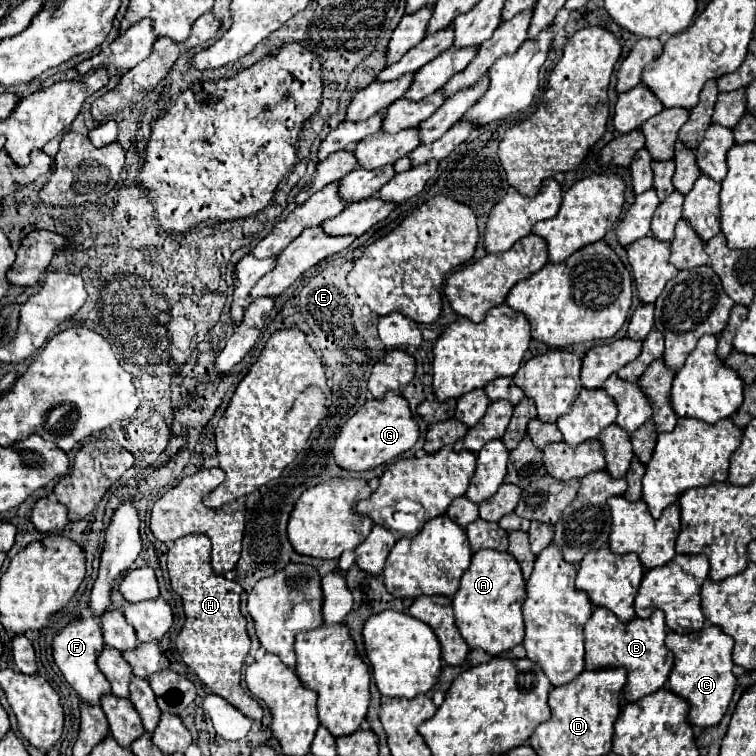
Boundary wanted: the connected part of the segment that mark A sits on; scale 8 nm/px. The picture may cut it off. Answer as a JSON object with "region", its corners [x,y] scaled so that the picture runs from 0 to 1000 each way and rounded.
{"region":[[[631,730],[610,765],[607,783],[599,788],[602,828],[623,860],[636,857],[647,868],[660,868],[692,849],[692,794],[694,767],[689,751],[684,751],[684,741],[671,730]]]}

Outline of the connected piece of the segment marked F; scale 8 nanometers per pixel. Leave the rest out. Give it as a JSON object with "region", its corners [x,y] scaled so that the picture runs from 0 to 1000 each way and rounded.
{"region":[[[126,817],[97,820],[86,831],[81,831],[78,839],[73,839],[73,844],[70,844],[73,878],[78,881],[78,886],[86,894],[86,899],[99,910],[99,915],[107,923],[107,929],[118,929],[118,931],[126,929],[126,931],[131,931],[134,921],[147,915],[147,907],[144,907],[142,897],[134,892],[134,886],[126,878],[126,873],[134,865],[136,854],[139,854],[139,849],[136,849],[134,828],[131,828],[131,823]]]}

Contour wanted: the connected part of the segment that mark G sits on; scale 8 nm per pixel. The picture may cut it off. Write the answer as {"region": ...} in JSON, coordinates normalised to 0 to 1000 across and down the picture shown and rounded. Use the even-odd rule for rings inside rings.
{"region":[[[509,521],[504,529],[488,526],[467,553],[459,556],[459,561],[446,574],[443,590],[440,590],[440,606],[448,619],[464,622],[464,624],[480,624],[499,619],[504,614],[517,611],[520,606],[536,601],[549,590],[554,579],[552,558],[541,542],[541,534],[528,521]]]}

